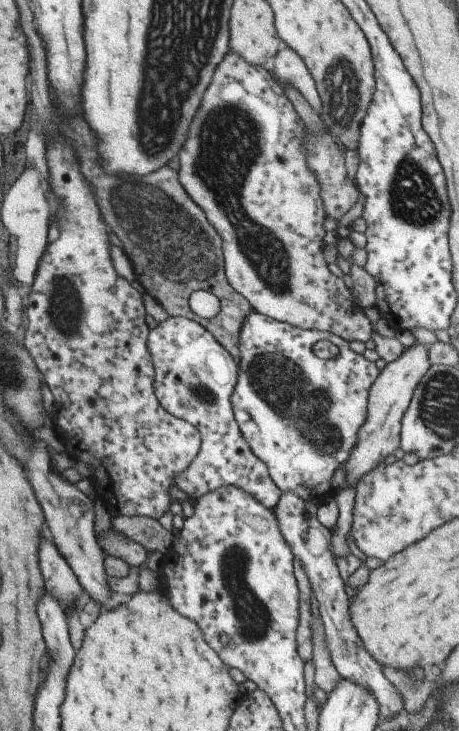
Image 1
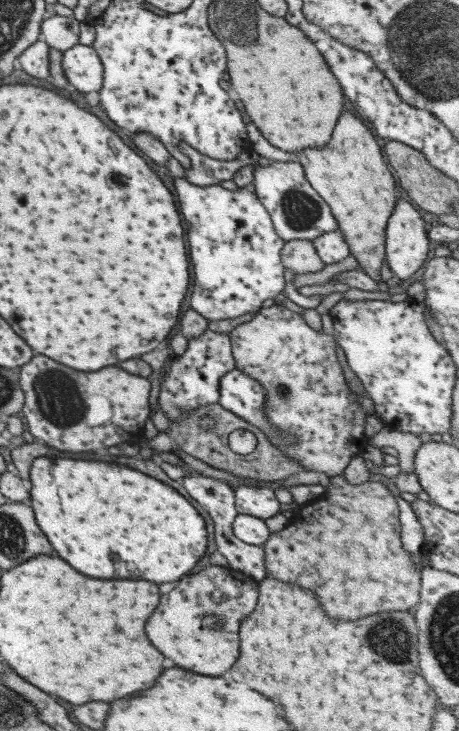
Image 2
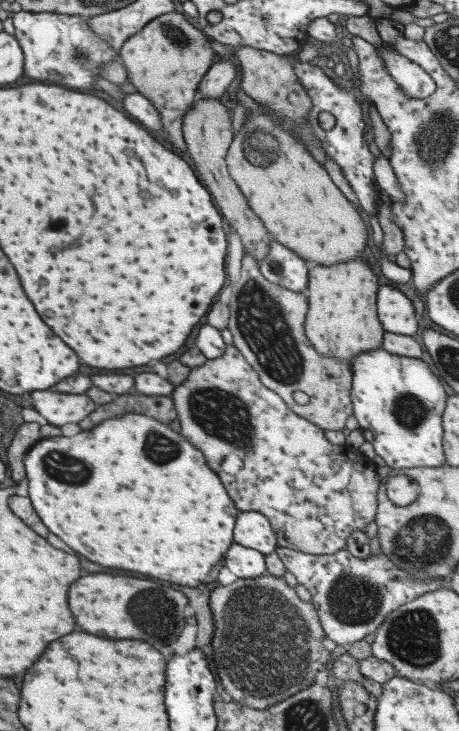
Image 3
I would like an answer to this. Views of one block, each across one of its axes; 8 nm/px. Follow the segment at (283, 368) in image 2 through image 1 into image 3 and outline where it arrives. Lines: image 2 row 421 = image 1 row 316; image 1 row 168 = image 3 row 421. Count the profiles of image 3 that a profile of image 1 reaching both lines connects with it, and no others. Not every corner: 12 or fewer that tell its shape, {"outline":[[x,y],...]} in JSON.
{"outline":[[234,348],[170,394],[276,546],[345,547],[380,482]]}

